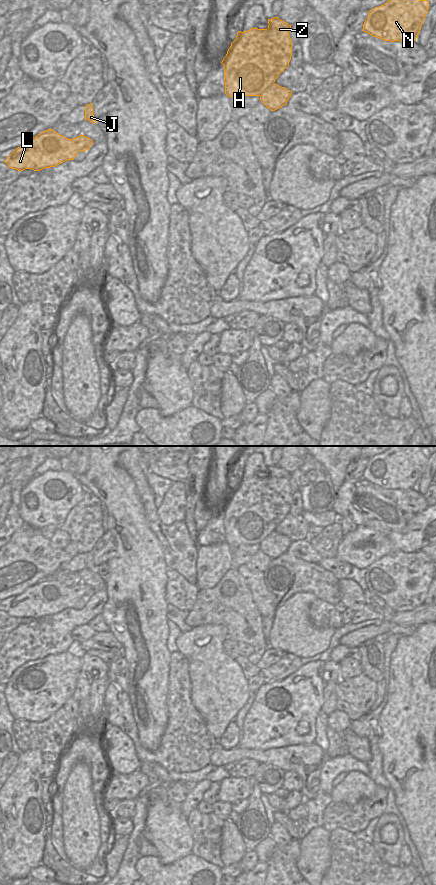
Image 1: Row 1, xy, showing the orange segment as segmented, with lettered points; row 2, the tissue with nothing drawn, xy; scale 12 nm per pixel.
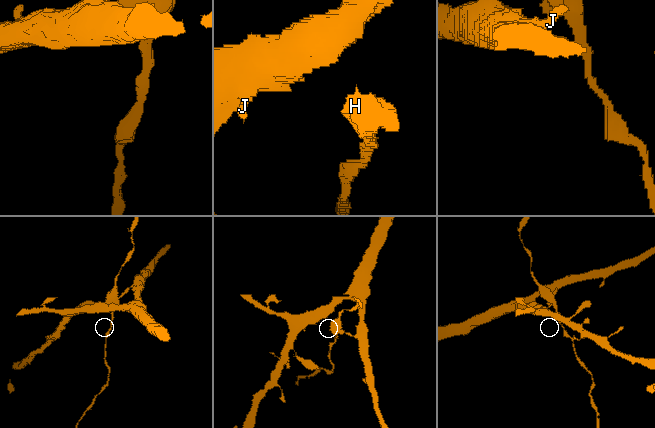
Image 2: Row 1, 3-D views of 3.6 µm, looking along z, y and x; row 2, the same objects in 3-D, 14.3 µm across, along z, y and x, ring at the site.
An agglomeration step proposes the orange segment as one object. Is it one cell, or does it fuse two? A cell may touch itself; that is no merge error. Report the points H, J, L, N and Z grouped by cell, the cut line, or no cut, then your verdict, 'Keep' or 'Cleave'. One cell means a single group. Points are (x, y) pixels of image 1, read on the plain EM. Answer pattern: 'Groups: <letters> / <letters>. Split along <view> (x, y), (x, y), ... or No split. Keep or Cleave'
Groups: H Z / J L N. Split along xy (273, 530), (259, 543). Cleave

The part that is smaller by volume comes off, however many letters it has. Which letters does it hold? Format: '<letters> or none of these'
H, Z

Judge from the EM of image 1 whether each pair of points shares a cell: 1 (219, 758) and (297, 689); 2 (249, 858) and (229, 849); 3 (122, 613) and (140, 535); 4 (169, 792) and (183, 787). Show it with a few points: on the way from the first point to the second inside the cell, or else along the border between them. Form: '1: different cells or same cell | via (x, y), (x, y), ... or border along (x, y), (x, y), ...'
1: different cells | border along (238, 746), (260, 749), (262, 751)
2: different cells | border along (246, 850), (240, 860)
3: same cell | via (121, 596), (136, 581), (138, 555)
4: same cell | via (172, 791), (177, 791), (180, 788)

